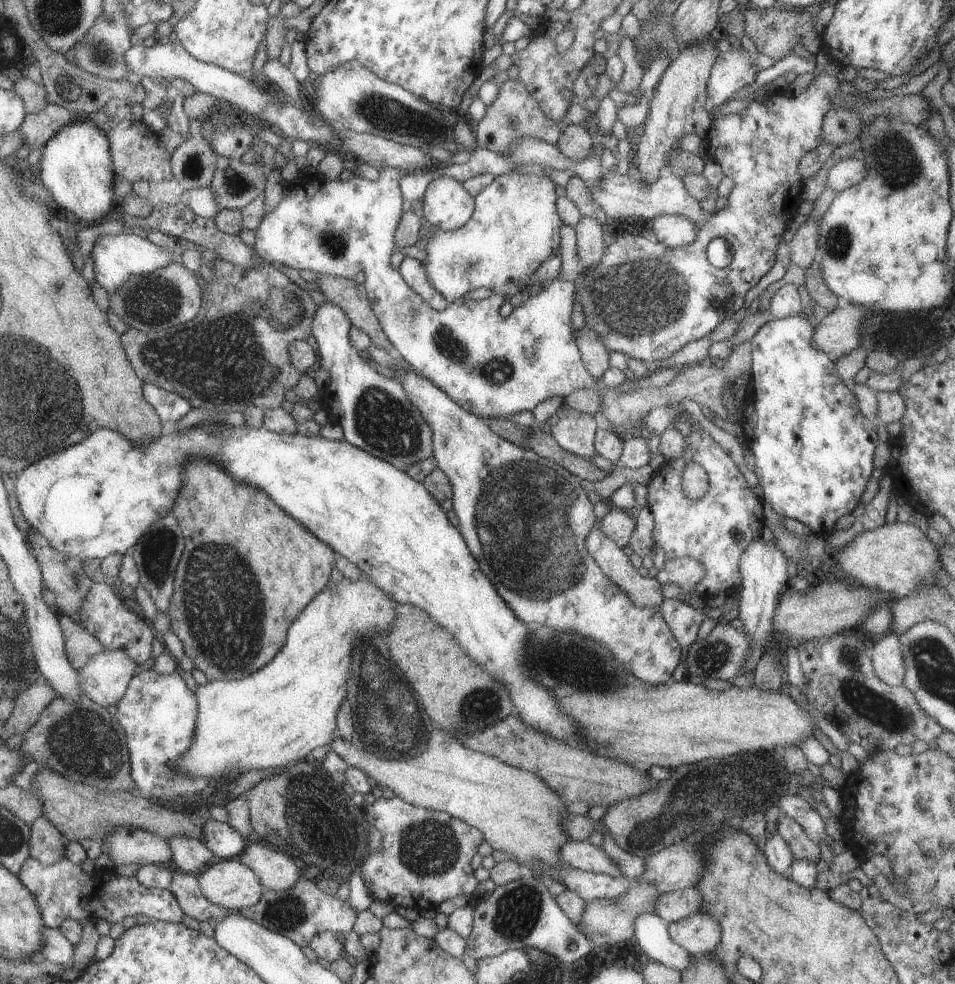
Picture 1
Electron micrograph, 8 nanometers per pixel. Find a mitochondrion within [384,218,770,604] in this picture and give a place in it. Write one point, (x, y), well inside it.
(644, 298)

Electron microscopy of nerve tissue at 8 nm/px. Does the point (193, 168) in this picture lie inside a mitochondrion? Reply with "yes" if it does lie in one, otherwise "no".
no

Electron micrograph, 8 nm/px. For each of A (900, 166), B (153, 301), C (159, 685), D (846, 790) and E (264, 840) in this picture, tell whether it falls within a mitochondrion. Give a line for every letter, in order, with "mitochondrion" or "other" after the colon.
A: mitochondrion
B: mitochondrion
C: other
D: other
E: other

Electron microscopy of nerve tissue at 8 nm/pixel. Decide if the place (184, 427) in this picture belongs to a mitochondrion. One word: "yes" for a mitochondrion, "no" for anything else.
no

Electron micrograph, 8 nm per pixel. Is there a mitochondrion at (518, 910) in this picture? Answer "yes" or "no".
yes

